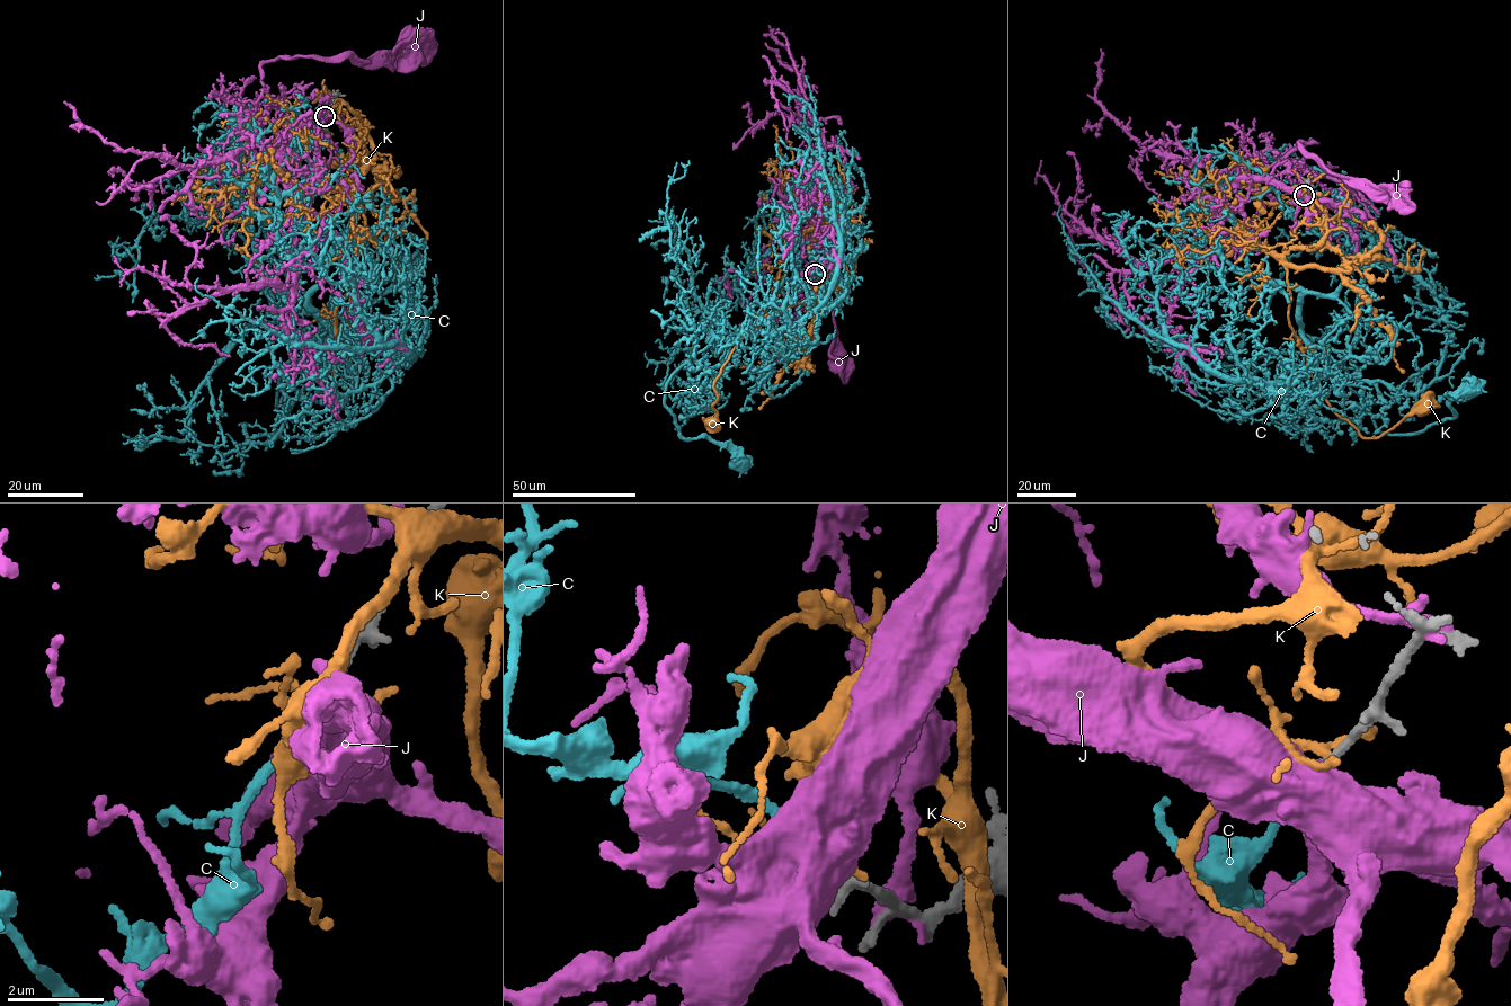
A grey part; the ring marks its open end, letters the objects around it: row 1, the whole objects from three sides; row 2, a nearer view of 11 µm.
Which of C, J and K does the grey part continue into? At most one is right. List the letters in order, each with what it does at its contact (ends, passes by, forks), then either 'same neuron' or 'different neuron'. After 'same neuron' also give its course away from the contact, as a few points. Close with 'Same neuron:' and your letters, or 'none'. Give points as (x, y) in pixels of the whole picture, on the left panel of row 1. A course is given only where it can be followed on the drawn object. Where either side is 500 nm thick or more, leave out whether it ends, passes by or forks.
C: it ends; same neuron; course (325, 116), (294, 162), (337, 177), (353, 208), (309, 304), (330, 336), (289, 332), (276, 406), (405, 269)
J: different neuron
K: it forks; different neuron
Same neuron: C

